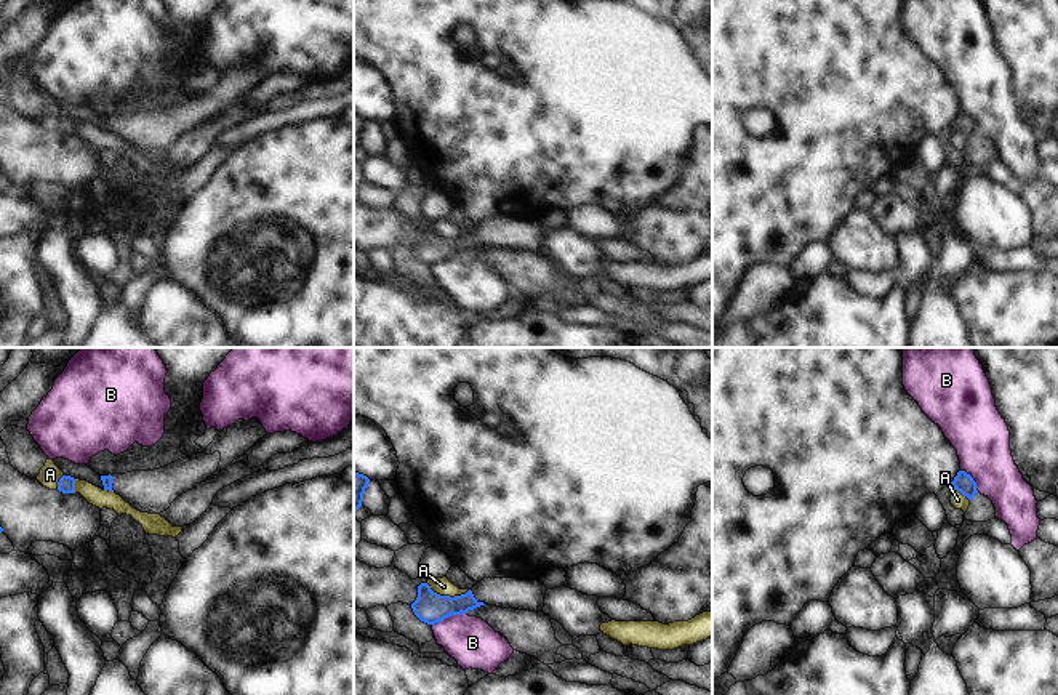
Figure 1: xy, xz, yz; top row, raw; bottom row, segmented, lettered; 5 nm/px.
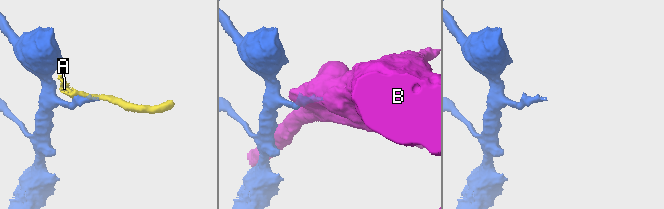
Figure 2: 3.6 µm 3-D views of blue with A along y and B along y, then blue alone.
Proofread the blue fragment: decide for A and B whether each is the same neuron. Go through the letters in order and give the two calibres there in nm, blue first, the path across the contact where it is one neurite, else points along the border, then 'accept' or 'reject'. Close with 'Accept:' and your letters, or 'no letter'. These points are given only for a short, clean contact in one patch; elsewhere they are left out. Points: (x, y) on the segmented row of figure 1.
A: 160/90 nm | along xz (426, 583), (434, 591), (450, 596), (460, 596), (469, 590) | reject
B: 160/240 nm | reject
Accept: no letter

